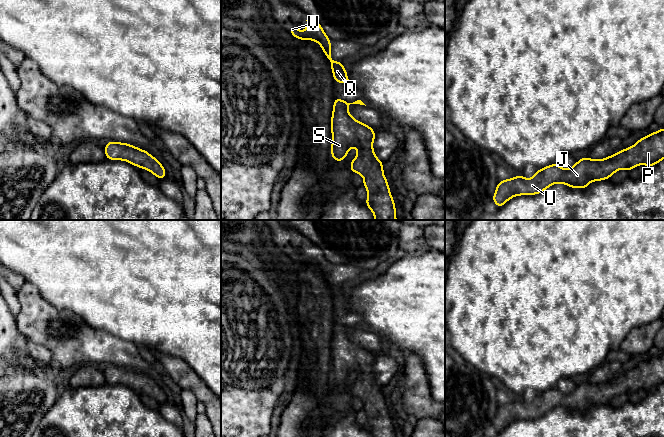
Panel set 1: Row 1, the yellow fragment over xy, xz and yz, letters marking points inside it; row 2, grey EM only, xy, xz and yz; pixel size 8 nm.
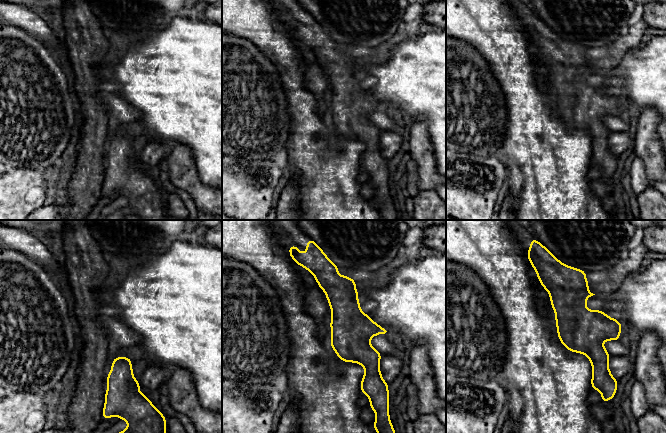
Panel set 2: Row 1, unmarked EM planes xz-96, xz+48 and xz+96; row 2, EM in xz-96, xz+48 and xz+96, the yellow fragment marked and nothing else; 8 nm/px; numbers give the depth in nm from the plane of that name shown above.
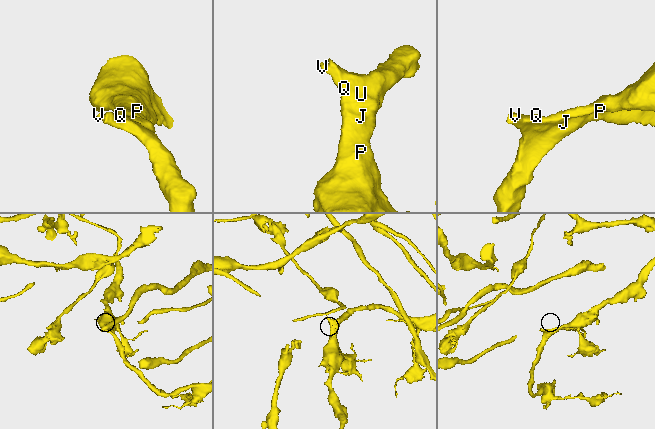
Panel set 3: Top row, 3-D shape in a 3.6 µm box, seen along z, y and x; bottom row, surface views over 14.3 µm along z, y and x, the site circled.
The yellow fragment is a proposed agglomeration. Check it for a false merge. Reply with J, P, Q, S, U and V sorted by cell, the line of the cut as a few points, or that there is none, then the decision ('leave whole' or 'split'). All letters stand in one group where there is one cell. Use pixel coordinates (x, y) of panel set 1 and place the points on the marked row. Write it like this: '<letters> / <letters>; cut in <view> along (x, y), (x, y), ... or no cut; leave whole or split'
J P Q S U V; no cut; leave whole

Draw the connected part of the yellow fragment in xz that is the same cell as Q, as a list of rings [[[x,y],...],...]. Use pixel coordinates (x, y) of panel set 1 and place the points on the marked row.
[[[309,15],[307,16],[307,26],[305,32],[299,32],[298,26],[290,27],[290,34],[299,40],[314,40],[319,43],[324,51],[324,55],[329,60],[332,68],[335,83],[345,82],[349,87],[349,79],[347,71],[344,70],[342,61],[334,62],[331,55],[331,39],[323,31],[323,27],[312,19]]]

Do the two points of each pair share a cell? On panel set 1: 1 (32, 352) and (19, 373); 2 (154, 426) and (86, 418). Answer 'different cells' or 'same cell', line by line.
1: different cells
2: same cell

